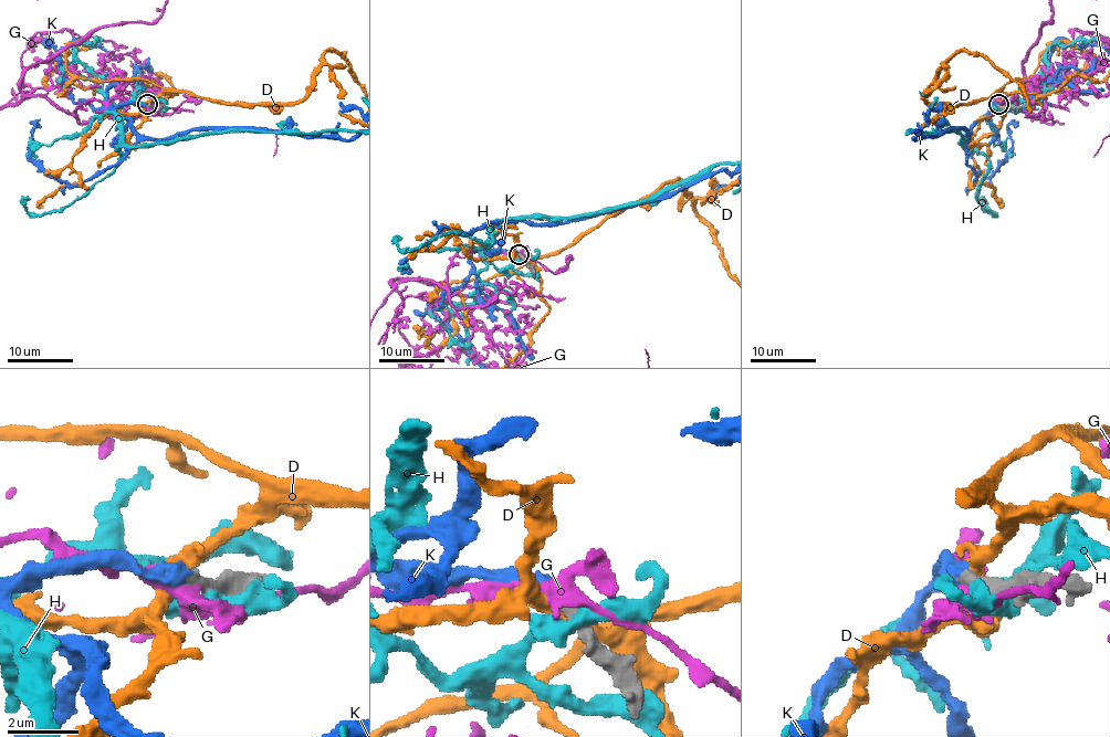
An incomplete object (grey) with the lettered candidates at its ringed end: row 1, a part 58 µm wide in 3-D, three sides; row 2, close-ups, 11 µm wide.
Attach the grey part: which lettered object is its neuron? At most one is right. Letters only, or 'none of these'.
K

